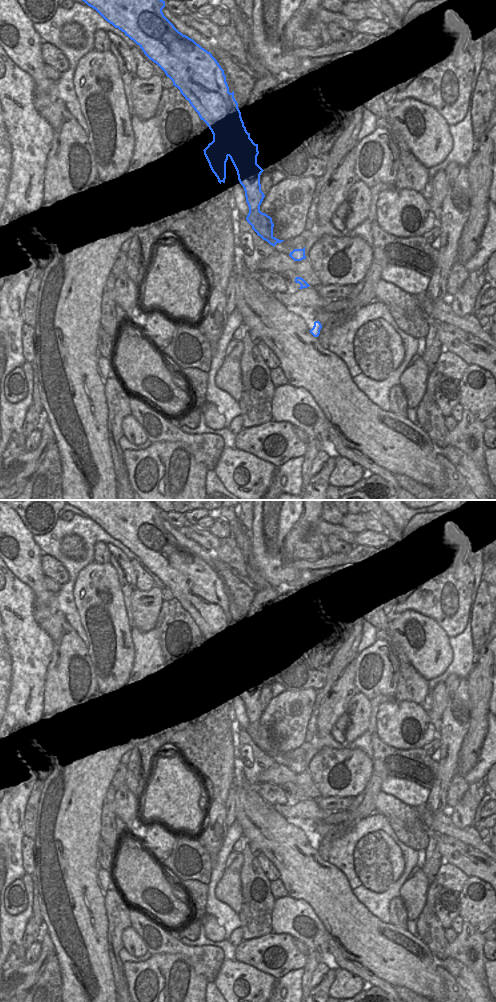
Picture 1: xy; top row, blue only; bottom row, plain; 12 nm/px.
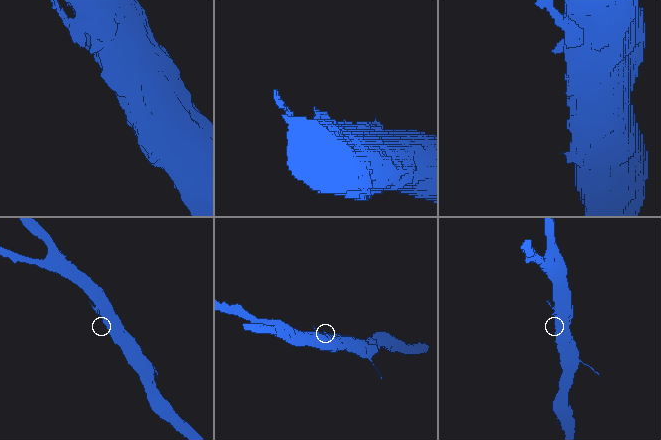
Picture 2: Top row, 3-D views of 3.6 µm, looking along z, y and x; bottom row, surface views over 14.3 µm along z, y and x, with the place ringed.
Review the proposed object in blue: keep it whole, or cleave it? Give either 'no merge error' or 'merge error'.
no merge error

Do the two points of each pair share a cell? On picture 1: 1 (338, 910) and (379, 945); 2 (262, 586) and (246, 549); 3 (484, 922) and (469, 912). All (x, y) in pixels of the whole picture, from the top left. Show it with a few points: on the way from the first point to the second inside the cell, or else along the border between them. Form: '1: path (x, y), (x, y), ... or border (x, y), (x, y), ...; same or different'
1: path (348, 920), (369, 941); same
2: path (256, 577), (249, 558); same
3: path (480, 918), (473, 912); same

